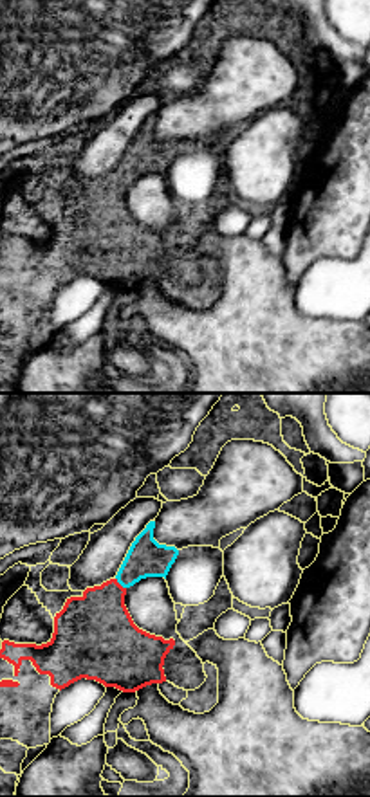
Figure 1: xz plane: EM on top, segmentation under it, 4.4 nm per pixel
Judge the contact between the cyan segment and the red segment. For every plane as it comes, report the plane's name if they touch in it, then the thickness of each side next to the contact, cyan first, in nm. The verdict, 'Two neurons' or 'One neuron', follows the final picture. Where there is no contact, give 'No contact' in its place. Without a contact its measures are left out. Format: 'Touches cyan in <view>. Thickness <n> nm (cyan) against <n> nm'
Touches cyan in xz. Thickness 170 nm (cyan) against 340 nm

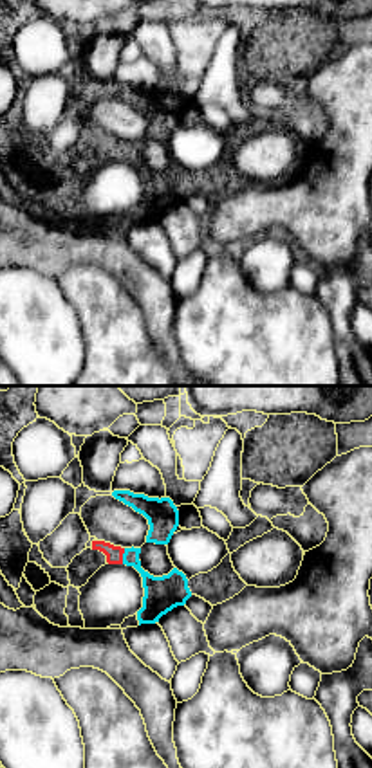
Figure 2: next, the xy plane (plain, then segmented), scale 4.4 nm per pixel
Touches cyan in xy. Thickness 160 nm (cyan) against 80 nm

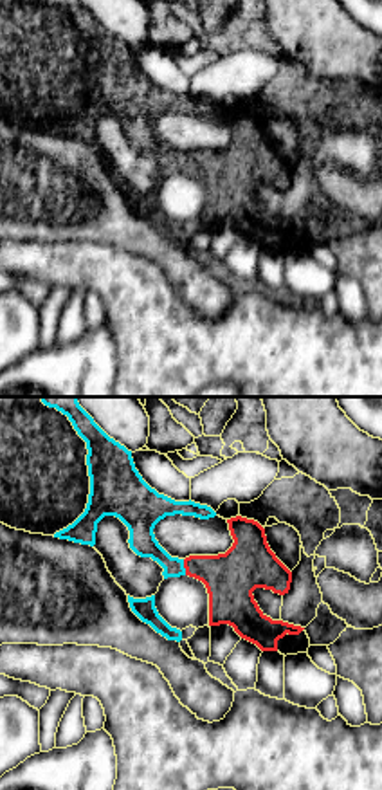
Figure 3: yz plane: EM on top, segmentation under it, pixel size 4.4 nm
Touches cyan in yz. Thickness 120 nm (cyan) against 240 nm

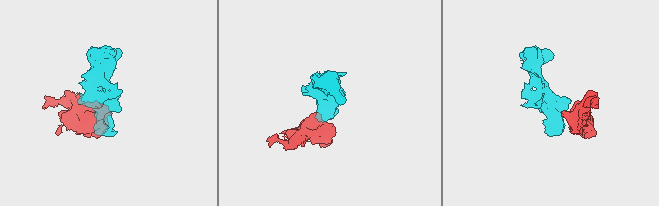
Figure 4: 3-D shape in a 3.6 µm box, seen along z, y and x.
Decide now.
One neuron

